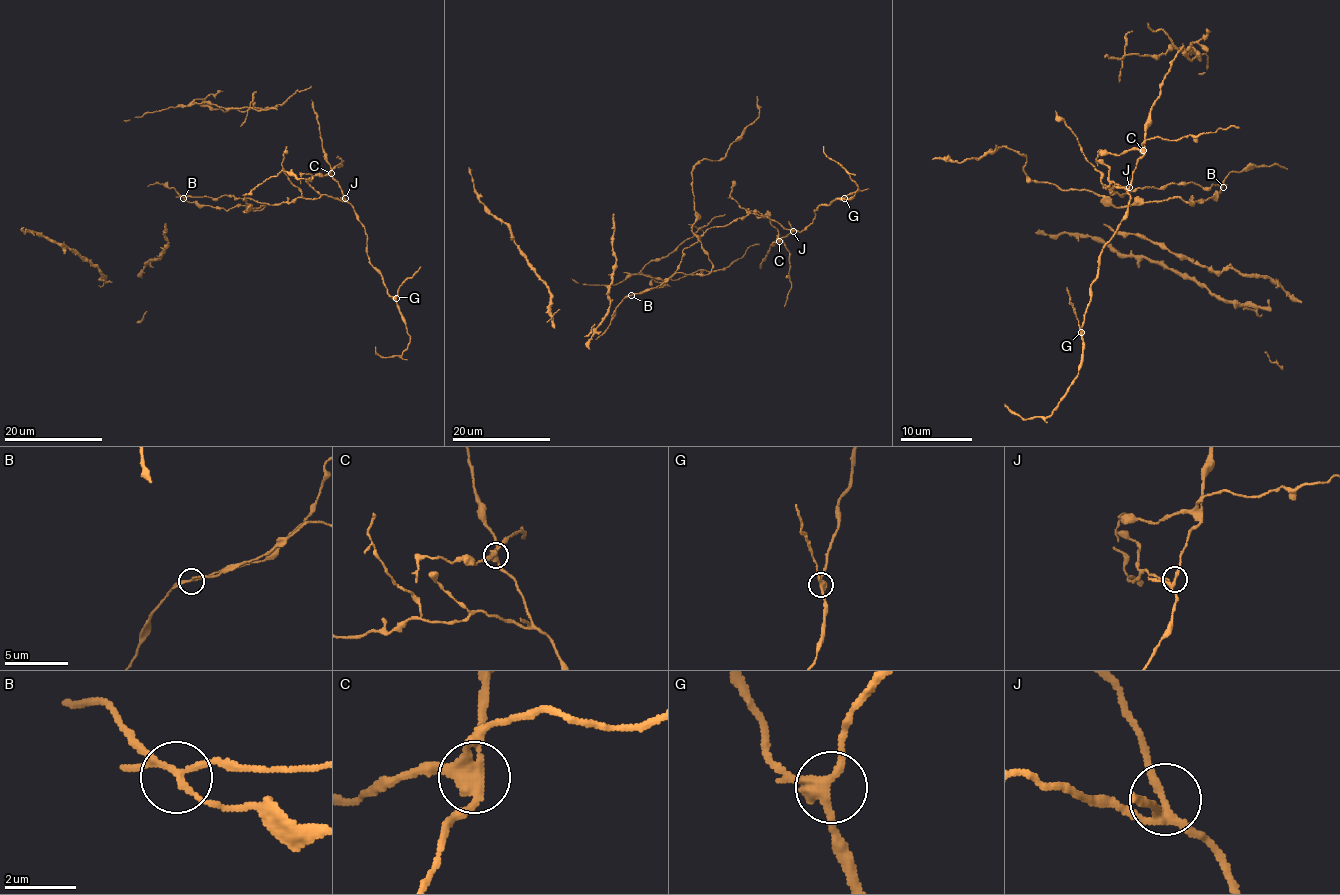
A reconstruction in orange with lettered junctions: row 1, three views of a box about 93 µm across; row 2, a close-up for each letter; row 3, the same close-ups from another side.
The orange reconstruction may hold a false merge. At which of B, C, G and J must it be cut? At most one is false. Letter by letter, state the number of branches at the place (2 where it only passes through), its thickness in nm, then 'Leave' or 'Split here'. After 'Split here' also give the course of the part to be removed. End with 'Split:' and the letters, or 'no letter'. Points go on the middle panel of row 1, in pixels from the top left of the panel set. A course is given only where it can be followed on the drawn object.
B: Branches: 4. Thickness 170 nm. Leave
C: Branches: 4. Thickness 360 nm. Split here. Course of the part to remove: (779, 241), (789, 251), (791, 289), (784, 306)
G: Branches: 3. Thickness 280 nm. Leave
J: Branches: 4. Thickness 240 nm. Leave
Split: C

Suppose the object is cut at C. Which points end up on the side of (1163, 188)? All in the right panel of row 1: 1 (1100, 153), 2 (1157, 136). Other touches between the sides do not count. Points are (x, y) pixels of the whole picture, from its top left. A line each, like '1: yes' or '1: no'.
1: no
2: no

